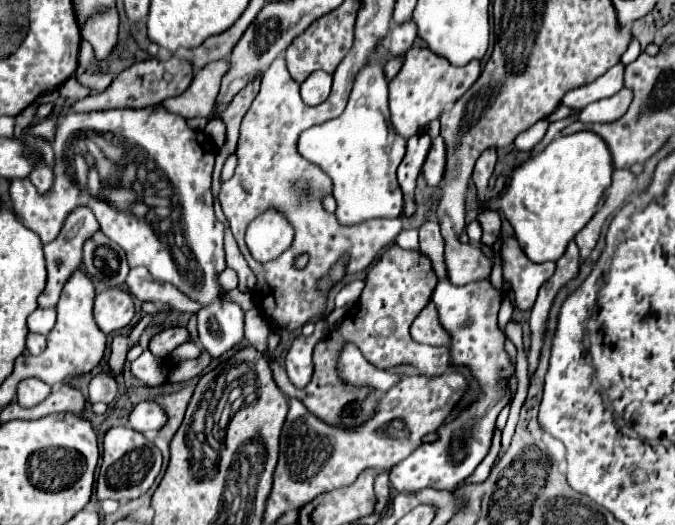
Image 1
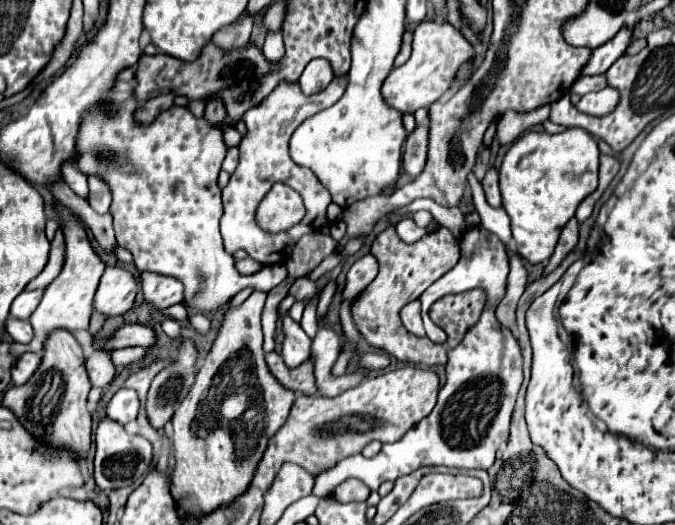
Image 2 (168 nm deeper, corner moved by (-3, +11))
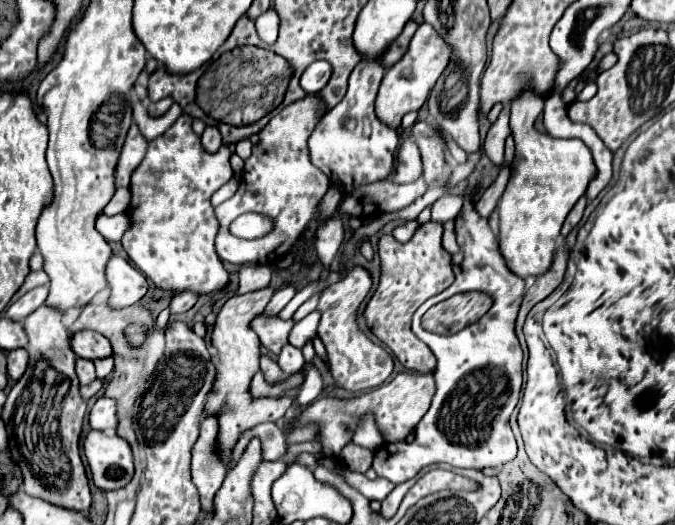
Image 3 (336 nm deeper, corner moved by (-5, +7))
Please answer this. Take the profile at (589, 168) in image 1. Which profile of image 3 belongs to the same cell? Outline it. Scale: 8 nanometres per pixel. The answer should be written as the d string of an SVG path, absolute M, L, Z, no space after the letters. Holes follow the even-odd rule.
M523 92L511 106L515 158L509 184L499 200L499 244L509 268L521 278L539 276L549 270L555 238L559 238L567 214L597 174L593 156L583 140L561 140L535 130L534 121L543 108L544 99L533 92Z

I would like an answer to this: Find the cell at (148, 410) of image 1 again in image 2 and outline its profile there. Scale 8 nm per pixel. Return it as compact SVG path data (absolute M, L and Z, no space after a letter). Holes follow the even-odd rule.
M117 390L113 394L113 398L107 404L107 418L115 420L119 424L127 424L131 420L135 420L139 410L139 398L133 390Z

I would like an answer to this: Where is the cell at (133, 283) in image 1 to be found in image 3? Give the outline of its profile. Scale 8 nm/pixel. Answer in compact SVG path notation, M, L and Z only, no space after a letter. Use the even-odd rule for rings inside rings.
M175 292L169 300L169 310L171 314L181 314L181 312L187 312L193 304L197 302L197 296L193 296L191 292Z

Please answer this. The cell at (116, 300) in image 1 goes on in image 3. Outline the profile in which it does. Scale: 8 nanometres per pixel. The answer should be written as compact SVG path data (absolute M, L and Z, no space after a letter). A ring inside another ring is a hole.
M111 256L107 264L107 282L111 286L109 306L115 310L137 304L147 292L147 278L121 256Z

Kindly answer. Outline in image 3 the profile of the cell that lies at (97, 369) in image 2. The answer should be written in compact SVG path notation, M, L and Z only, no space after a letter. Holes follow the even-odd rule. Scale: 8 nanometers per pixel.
M77 358L77 376L79 376L79 380L81 380L83 386L91 384L93 380L97 380L97 376L95 376L95 364L89 362L89 360Z

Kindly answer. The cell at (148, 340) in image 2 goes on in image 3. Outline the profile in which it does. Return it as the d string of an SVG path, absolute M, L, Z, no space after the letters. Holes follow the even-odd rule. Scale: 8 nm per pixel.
M91 330L73 334L71 348L79 358L87 358L87 360L109 358L113 354L109 340L105 340L105 336L101 336L99 332L91 332Z

